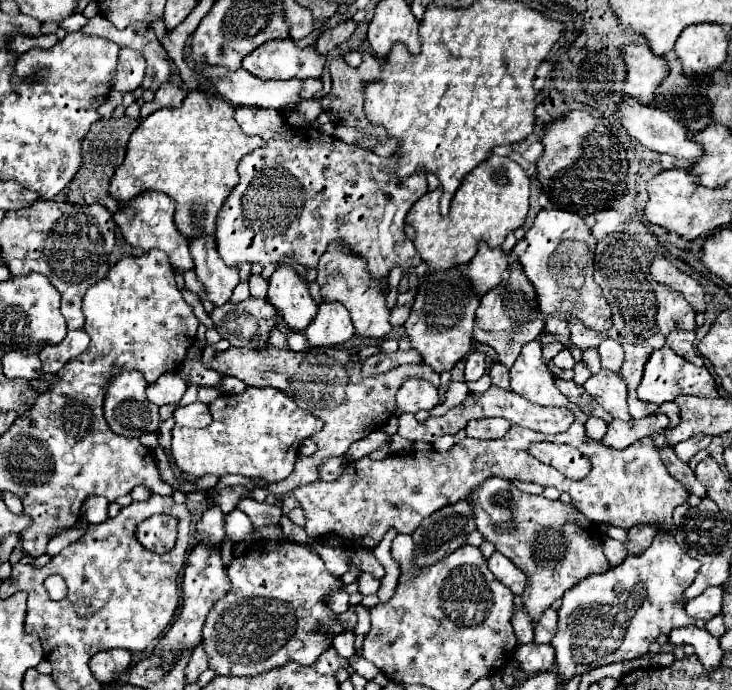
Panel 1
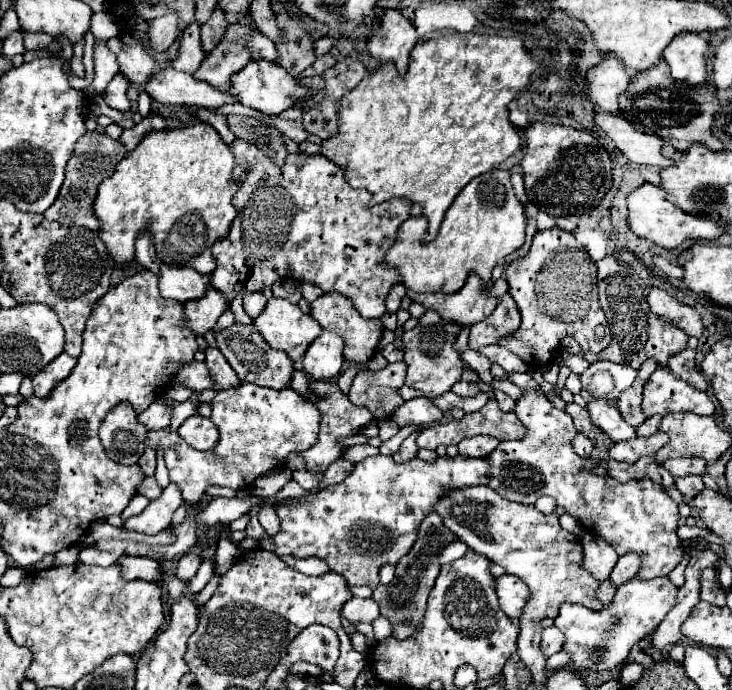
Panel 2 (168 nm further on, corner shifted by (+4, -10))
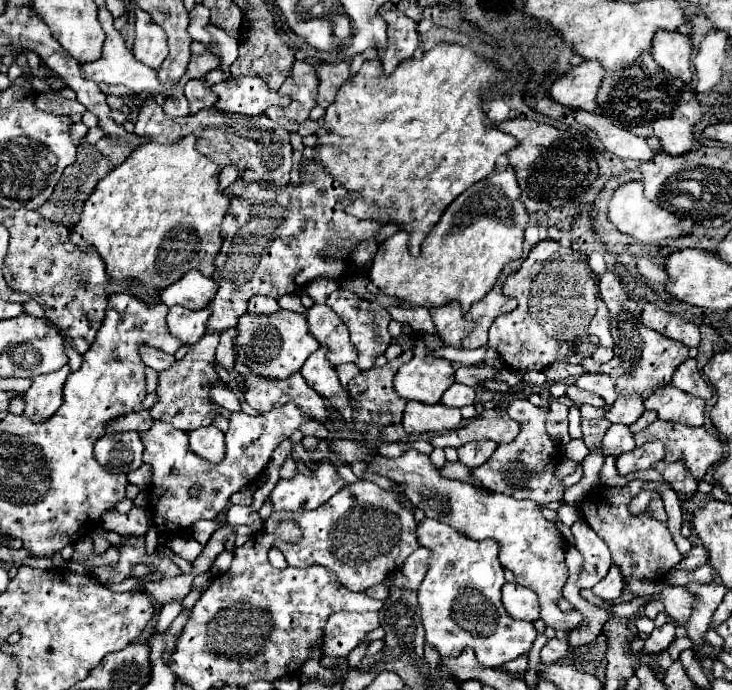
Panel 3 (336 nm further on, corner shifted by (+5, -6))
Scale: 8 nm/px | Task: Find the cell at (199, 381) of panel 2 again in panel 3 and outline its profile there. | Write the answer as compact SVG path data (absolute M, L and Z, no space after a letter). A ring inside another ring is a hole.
M141 346L141 358L143 358L143 362L147 364L147 366L151 366L155 372L165 372L165 370L169 370L175 362L177 362L177 358L175 356L171 356L171 354L165 354L163 350L153 350L153 348L147 348L147 346Z

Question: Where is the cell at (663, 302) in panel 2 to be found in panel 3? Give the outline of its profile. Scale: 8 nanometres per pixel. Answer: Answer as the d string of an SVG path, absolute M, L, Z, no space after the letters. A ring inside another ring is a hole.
M653 302L645 304L641 320L643 320L645 326L651 326L653 330L657 330L661 334L665 334L673 340L679 340L689 348L699 344L699 328L693 322L689 322L685 318L679 318L671 312L665 312Z

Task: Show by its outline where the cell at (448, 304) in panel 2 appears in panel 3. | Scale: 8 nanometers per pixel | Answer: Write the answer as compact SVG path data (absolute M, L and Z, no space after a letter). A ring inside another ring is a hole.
M449 302L445 306L439 308L431 308L429 310L435 322L435 328L439 330L439 336L443 338L443 342L447 346L453 348L461 348L461 338L465 334L469 334L469 330L473 330L475 322L465 318L465 312L461 310L459 302Z

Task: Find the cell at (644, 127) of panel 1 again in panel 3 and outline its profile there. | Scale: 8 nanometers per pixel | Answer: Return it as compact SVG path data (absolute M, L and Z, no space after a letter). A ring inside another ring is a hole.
M575 110L575 120L589 126L599 136L603 146L609 152L613 152L615 156L619 156L619 158L647 162L647 160L651 160L655 156L655 152L649 148L645 138L627 132L625 128L617 126L615 122L611 122L609 118L601 116L601 114Z

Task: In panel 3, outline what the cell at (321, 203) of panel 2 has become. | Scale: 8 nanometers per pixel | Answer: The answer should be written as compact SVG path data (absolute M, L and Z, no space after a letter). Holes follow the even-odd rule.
M303 160L299 166L299 184L287 184L287 186L271 186L271 182L245 182L238 178L227 186L225 194L231 198L231 206L227 210L227 216L223 218L221 236L223 246L215 258L215 272L213 280L217 282L219 290L215 298L211 300L211 318L207 322L209 330L223 332L237 324L239 316L245 314L247 302L257 296L283 296L299 292L305 282L311 282L315 278L327 278L341 282L343 276L349 274L349 270L369 270L373 264L373 256L379 248L377 232L385 226L383 222L375 220L355 220L355 216L349 216L345 208L361 198L361 194L349 192L337 178L327 174L327 170L315 162L315 160Z

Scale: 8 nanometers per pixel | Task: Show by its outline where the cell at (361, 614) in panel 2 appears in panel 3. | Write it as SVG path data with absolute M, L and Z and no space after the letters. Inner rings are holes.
M337 612L329 618L329 626L325 632L325 656L337 658L347 656L365 636L367 632L379 628L377 612Z

